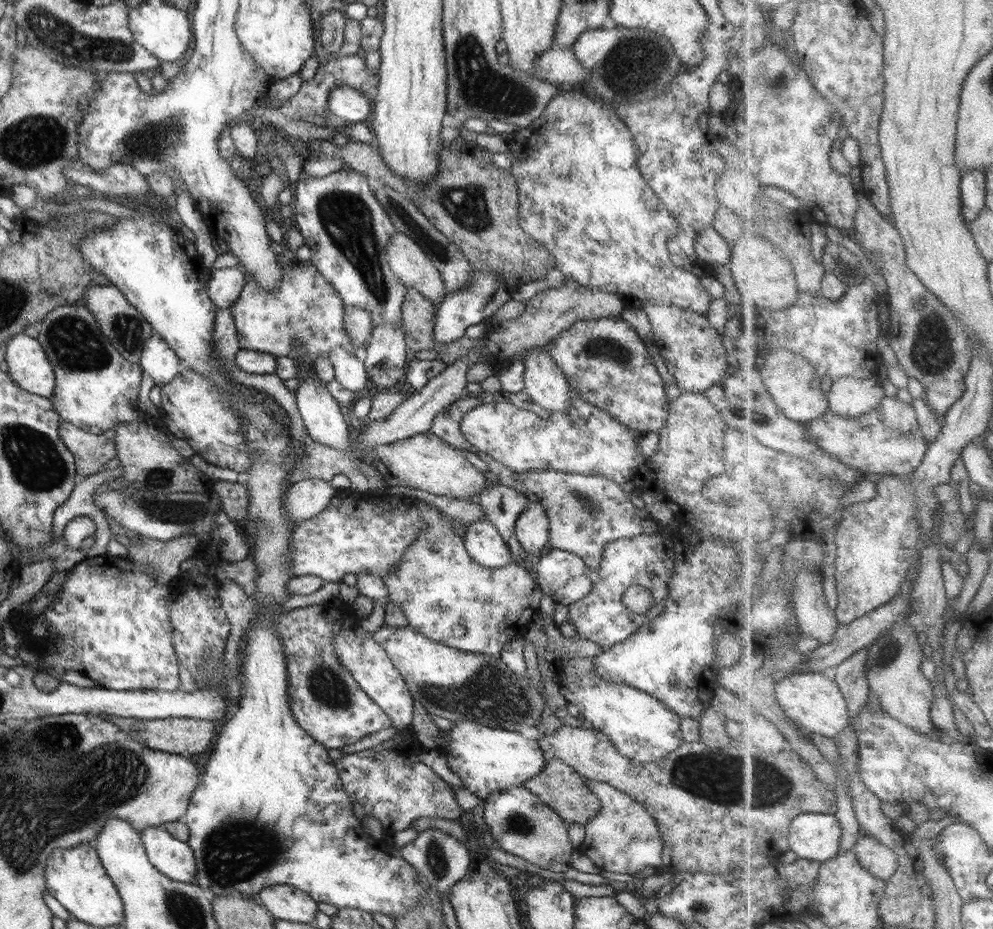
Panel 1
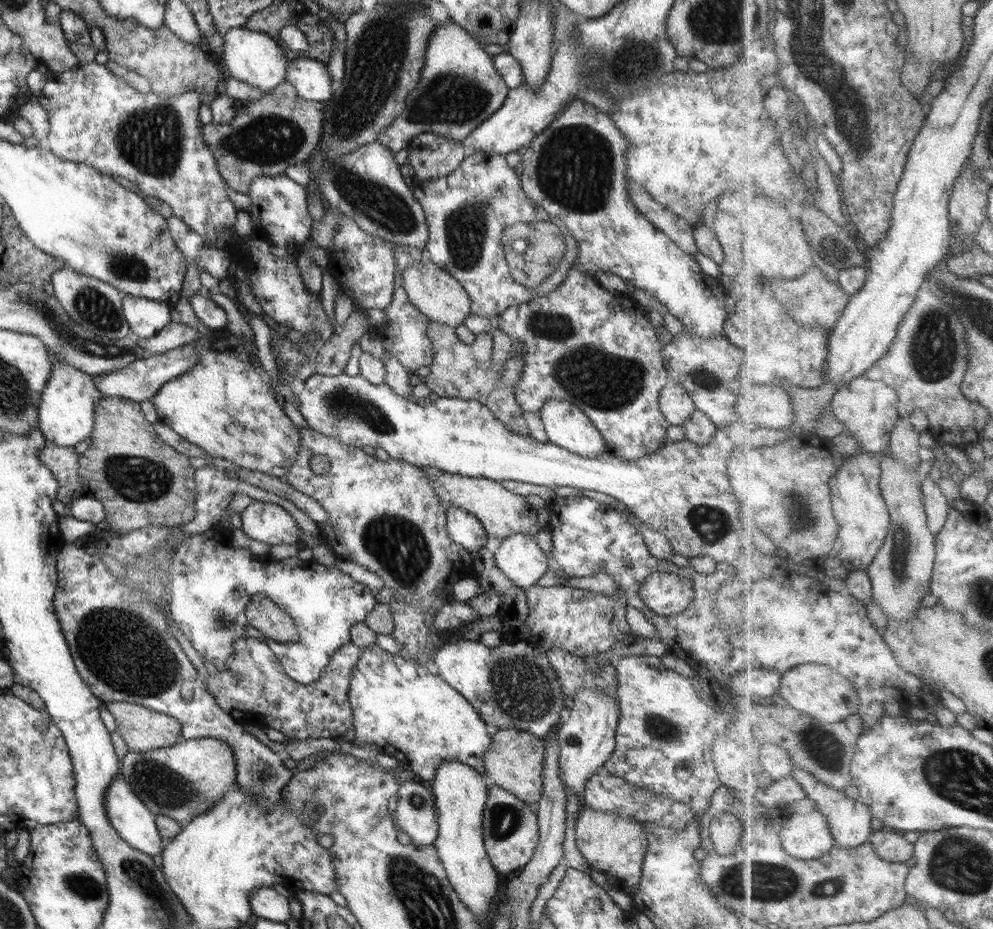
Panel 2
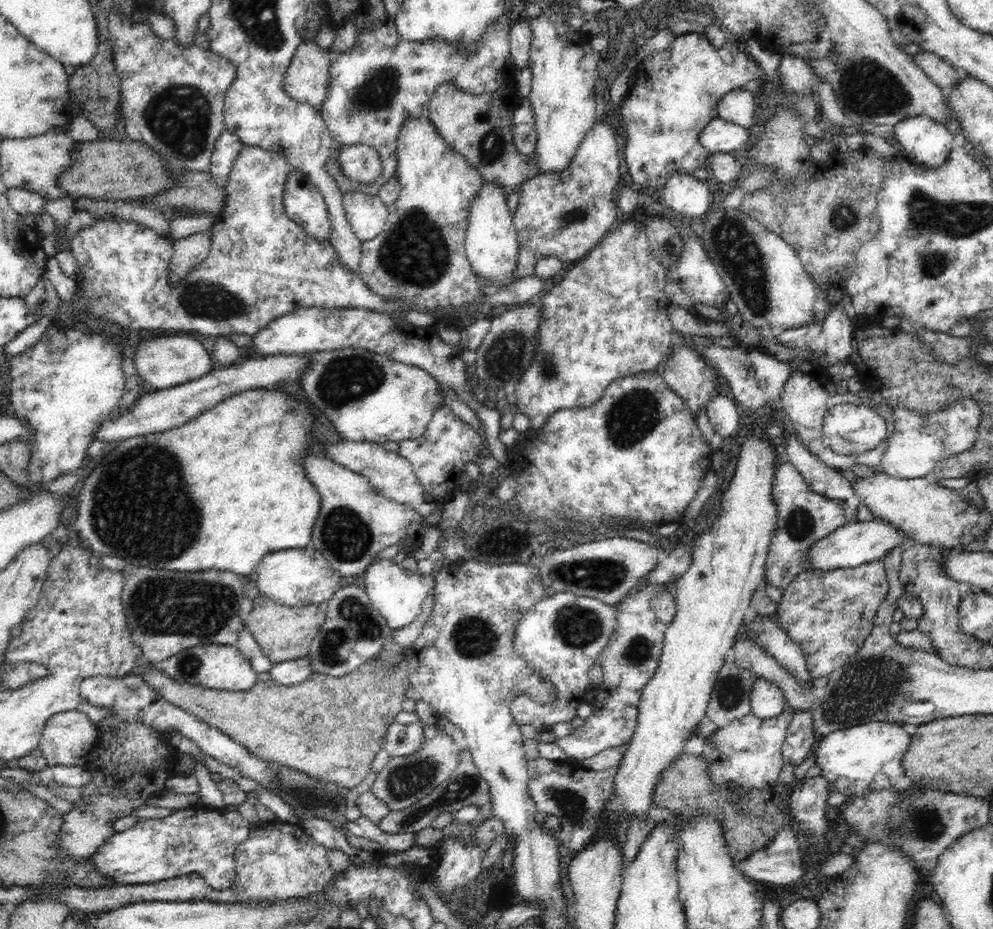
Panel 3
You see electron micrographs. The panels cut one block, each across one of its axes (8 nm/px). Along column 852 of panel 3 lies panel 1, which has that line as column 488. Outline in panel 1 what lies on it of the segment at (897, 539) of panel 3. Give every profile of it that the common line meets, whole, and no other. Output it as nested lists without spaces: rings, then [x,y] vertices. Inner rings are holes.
[[[486,518],[467,526],[463,542],[472,560],[486,568],[500,568],[512,562],[504,539]]]

